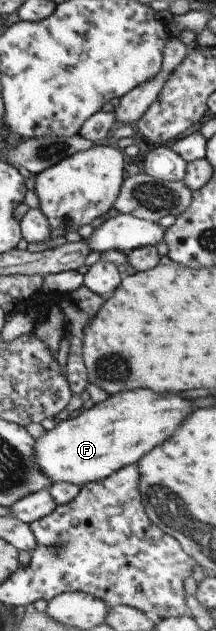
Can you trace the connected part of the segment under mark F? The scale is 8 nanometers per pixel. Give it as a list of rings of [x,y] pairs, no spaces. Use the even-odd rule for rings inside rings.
[[[153,390],[124,391],[89,410],[81,409],[35,440],[37,462],[51,480],[46,488],[61,482],[83,486],[103,481],[127,466],[137,465],[151,450],[174,437],[191,412],[191,400],[179,394],[155,394]]]

